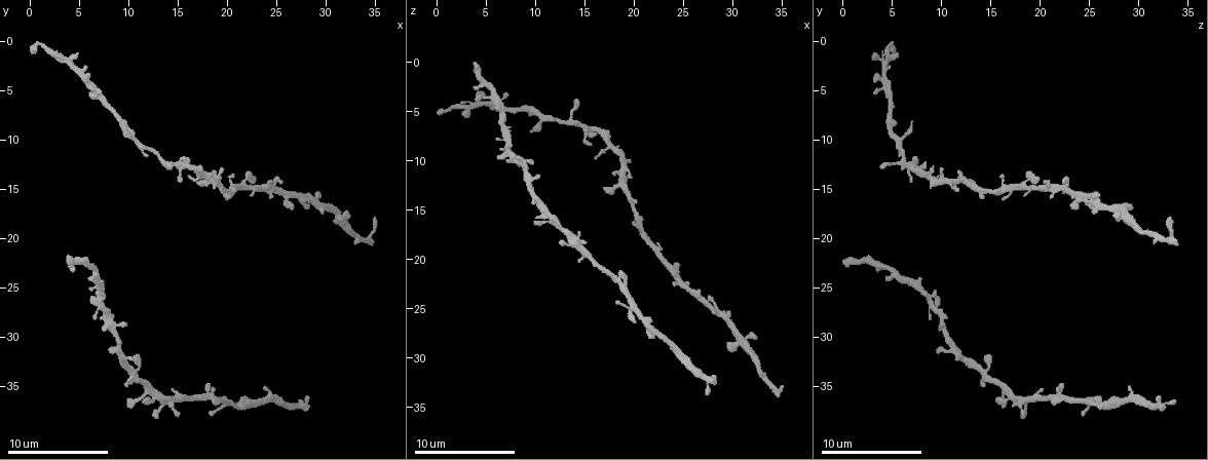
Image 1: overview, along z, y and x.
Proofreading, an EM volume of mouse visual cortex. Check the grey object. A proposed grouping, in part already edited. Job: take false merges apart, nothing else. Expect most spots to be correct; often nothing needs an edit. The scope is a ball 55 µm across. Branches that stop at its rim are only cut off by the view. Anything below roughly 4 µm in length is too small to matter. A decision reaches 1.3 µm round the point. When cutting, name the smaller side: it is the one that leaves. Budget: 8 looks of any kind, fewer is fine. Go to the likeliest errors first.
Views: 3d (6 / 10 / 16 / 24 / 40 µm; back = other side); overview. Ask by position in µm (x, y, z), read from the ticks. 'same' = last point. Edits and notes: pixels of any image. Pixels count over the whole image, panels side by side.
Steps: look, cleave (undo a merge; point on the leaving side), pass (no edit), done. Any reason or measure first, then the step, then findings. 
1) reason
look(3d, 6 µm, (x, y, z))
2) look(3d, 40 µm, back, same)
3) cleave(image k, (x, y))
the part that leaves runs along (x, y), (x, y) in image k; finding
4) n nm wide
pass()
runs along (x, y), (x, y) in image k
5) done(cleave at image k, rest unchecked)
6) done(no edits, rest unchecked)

look(3d, 16 µm, (11.8, 11.0, 6.0))

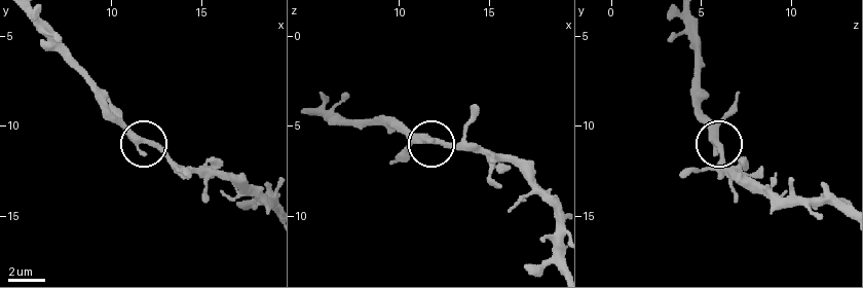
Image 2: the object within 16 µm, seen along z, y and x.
pass()
one neuron here

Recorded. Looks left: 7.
three-way junction
look(3d, 10 µm, (30.8, 17.0, 28.2))

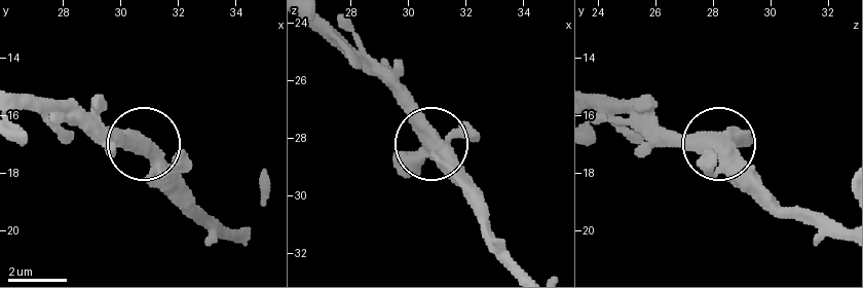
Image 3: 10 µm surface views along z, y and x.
480 nm wide
pass()
runs along (27, 97), (78, 106), (106, 131), (138, 136), (186, 182) in image 3; continuous, no second neuron

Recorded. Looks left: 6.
look(3d, 6 µm, (6.2, 22.6, 4.0))

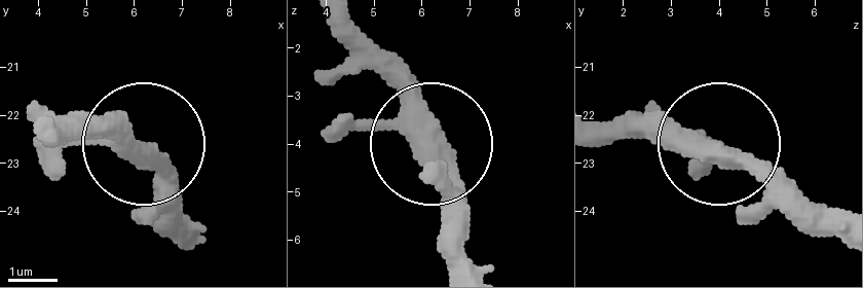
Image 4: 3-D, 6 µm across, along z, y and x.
430 nm wide
pass()
runs along (717, 140), (839, 214) in image 4; continuous, no second neuron

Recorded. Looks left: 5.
four arms meet
look(3d, 6 µm, (6.0, 4.4, 4.4))

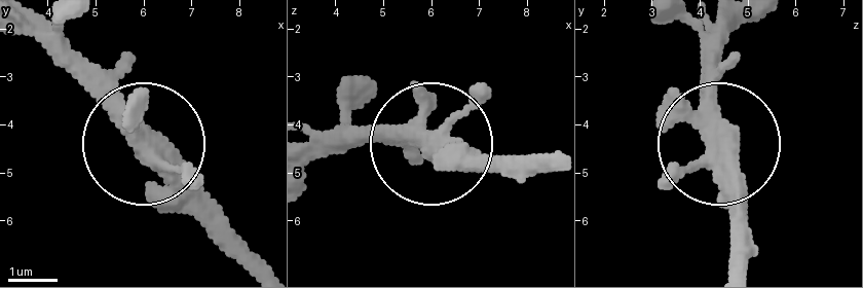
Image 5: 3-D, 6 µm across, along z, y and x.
370 nm wide
pass()
all the same neuron

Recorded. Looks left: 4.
done(no edits, rest unchecked)

